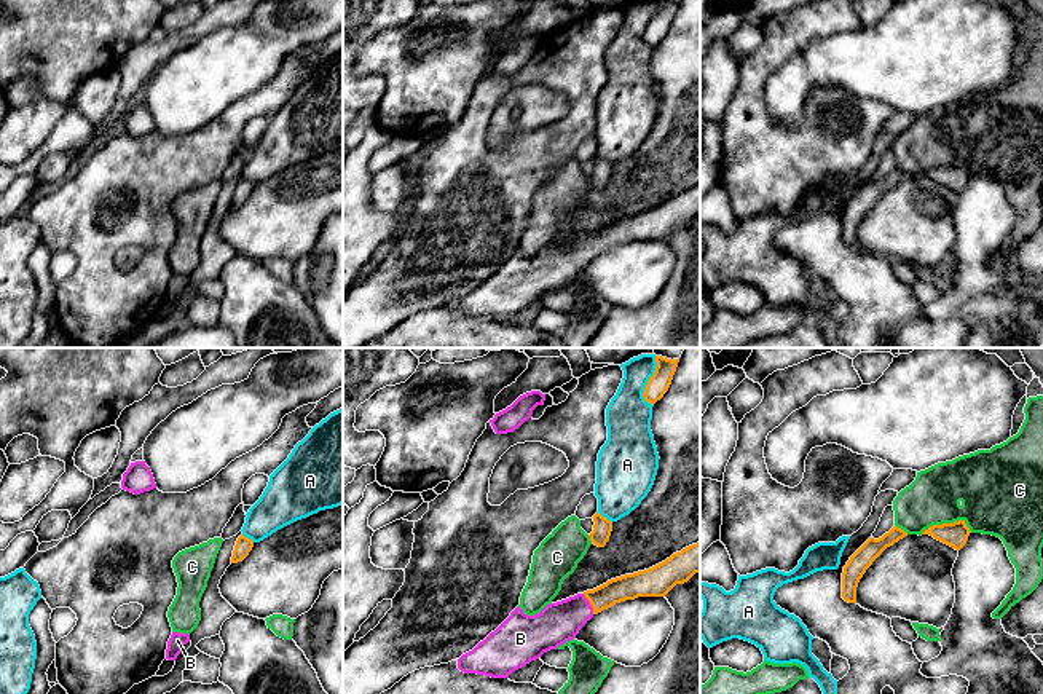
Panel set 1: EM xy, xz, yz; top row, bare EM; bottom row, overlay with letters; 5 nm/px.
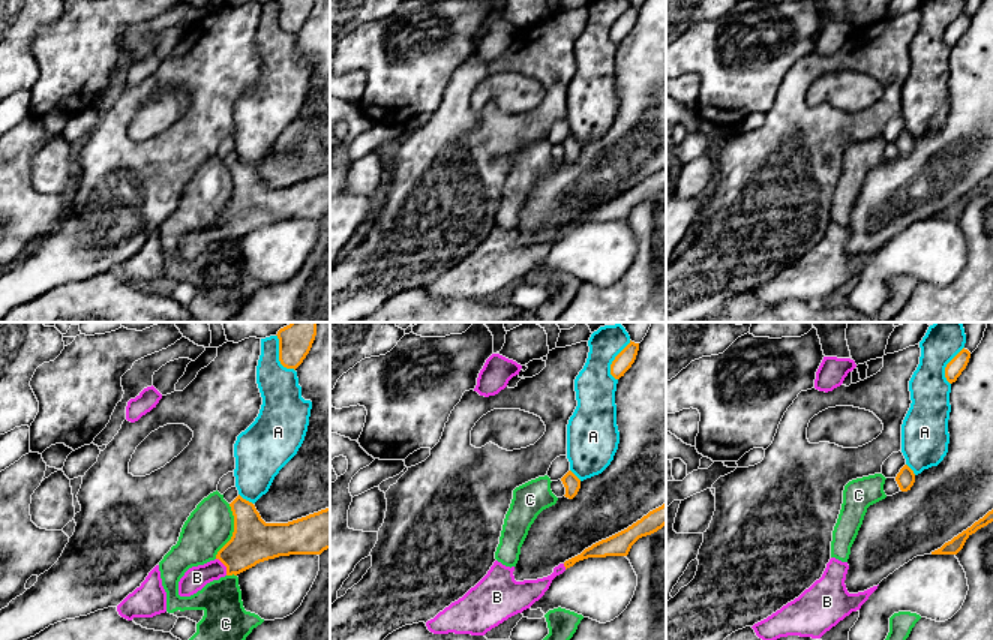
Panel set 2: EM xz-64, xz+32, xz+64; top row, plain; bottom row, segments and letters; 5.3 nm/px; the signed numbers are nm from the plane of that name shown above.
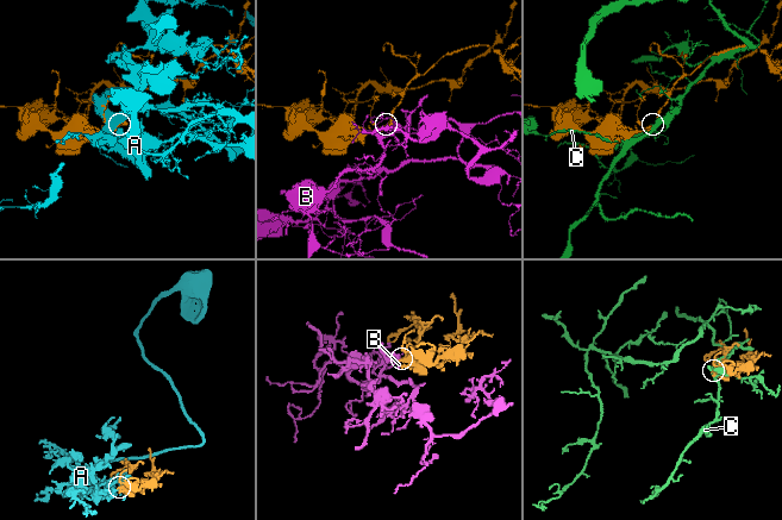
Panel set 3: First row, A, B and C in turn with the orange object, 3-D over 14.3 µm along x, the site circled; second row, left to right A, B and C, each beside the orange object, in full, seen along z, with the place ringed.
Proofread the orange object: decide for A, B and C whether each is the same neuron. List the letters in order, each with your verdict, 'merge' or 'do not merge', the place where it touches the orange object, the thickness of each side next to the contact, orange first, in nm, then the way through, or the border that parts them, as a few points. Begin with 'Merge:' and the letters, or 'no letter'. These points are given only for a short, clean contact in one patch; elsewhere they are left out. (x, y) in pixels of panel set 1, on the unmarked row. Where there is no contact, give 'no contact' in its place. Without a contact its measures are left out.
Merge: B
A: do not merge; contact xz (648, 26); calibres 110 and 220 nm
B: merge; contact xz (590, 246); calibres 130 and 200 nm; way xz (630, 228), (590, 246), (558, 265)
C: do not merge; contact yz (946, 166); calibres 130 and 300 nm

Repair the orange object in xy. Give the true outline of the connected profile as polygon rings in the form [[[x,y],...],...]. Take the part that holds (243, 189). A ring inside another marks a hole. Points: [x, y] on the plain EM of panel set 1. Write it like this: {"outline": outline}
{"outline": [[[241,177],[236,183],[231,206],[242,204],[249,198],[249,195],[252,193],[252,190],[254,190],[254,183],[246,180],[244,177]]]}

